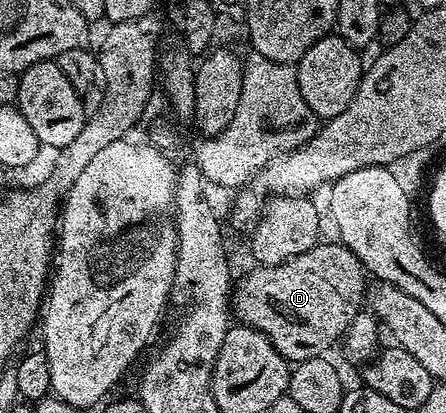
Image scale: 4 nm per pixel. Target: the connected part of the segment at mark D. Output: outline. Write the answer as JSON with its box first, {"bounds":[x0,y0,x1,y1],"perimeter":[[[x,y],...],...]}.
{"bounds":[230,243,365,363],"perimeter":[[[342,243],[314,245],[309,251],[297,255],[280,265],[259,265],[247,273],[234,286],[230,294],[230,312],[234,320],[261,331],[271,340],[273,347],[288,363],[324,356],[327,348],[344,336],[365,305],[365,270],[363,264]]]}

